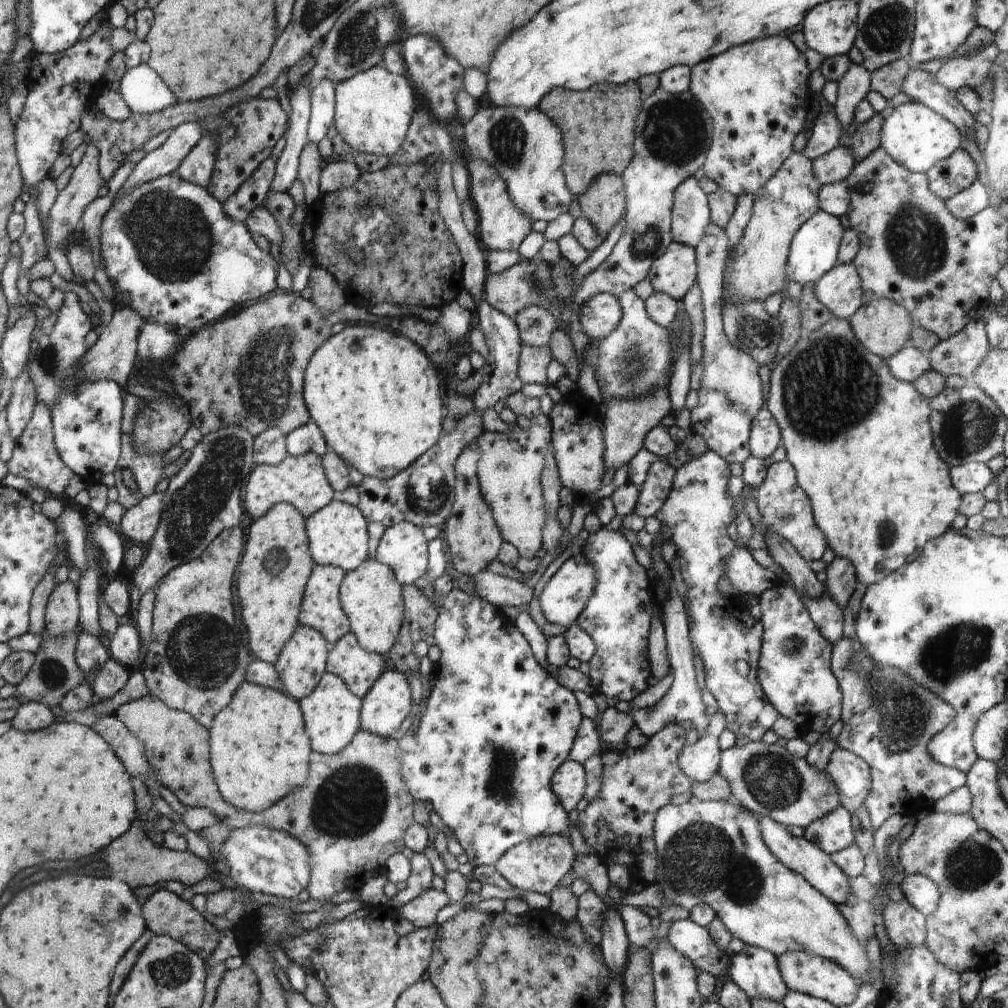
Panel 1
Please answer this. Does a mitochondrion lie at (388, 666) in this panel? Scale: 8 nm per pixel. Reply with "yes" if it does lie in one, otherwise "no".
no

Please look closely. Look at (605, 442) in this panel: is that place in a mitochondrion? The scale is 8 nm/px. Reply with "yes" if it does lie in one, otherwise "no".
no

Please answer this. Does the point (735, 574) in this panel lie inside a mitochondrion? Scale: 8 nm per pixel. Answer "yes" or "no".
no

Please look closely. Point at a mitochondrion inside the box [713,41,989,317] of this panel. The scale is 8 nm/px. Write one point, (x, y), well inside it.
(915, 238)

